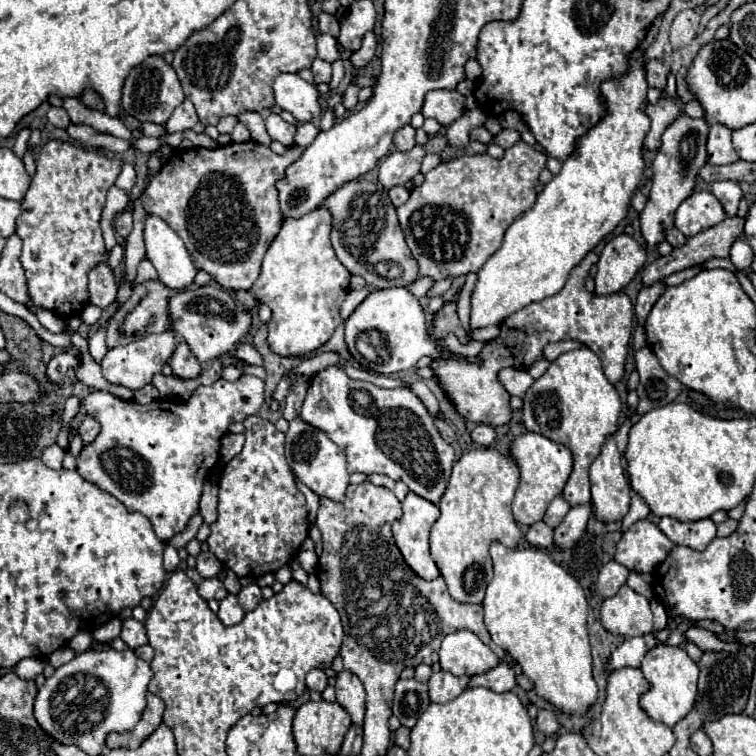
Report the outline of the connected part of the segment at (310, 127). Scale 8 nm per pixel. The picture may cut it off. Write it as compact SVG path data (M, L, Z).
M312 122L298 124L298 126L296 126L296 136L294 136L294 146L308 148L308 146L314 142L316 134L318 134L318 128L316 128Z

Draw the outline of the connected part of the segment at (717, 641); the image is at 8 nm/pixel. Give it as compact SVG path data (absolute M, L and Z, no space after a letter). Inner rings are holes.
M692 626L692 628L686 630L686 640L694 642L702 652L706 652L706 650L714 650L714 652L722 652L722 650L726 650L726 652L738 652L742 648L740 642L726 642L718 634L708 632L704 628L698 628L698 626Z

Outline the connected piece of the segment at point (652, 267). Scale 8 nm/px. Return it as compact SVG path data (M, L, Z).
M734 216L734 218L726 218L724 222L720 222L718 226L712 226L692 238L686 240L684 246L680 248L674 248L668 256L660 256L656 258L652 264L648 264L644 270L642 270L642 284L644 286L652 286L660 280L664 280L666 276L674 274L674 272L680 272L680 270L686 270L690 266L698 266L698 264L704 264L706 260L710 258L728 258L728 252L730 252L730 246L734 244L734 240L742 234L742 228L744 228L744 220Z

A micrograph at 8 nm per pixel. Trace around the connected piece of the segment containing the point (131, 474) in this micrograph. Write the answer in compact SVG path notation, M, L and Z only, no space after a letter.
M242 376L242 378L240 378L240 380L236 380L236 382L216 380L212 386L200 386L200 388L198 388L198 390L196 390L190 398L188 398L188 402L168 402L168 400L156 400L156 402L152 402L152 404L142 406L142 404L138 404L138 402L130 402L130 400L116 398L116 396L114 396L114 394L110 394L110 392L92 392L92 394L84 400L84 406L86 406L88 414L90 414L90 416L94 416L94 418L100 422L102 430L100 430L100 434L96 436L96 440L94 440L94 442L90 442L90 444L86 444L86 446L82 448L82 452L76 456L76 470L80 472L80 476L82 476L82 478L86 478L88 482L92 482L92 484L100 486L102 490L110 492L114 498L118 498L118 500L120 500L120 502L122 502L128 510L132 510L132 512L142 512L142 514L144 514L144 516L152 522L152 528L154 528L156 536L158 536L160 540L168 542L174 534L182 532L182 530L184 530L184 526L188 524L190 516L194 516L194 514L198 512L198 502L200 502L200 494L202 494L202 482L204 482L204 478L206 478L206 474L208 474L208 468L212 468L212 466L218 462L220 438L228 432L228 424L230 424L230 422L242 422L246 416L256 414L256 412L260 410L262 402L264 402L264 382L262 382L260 378L256 378L256 376Z

